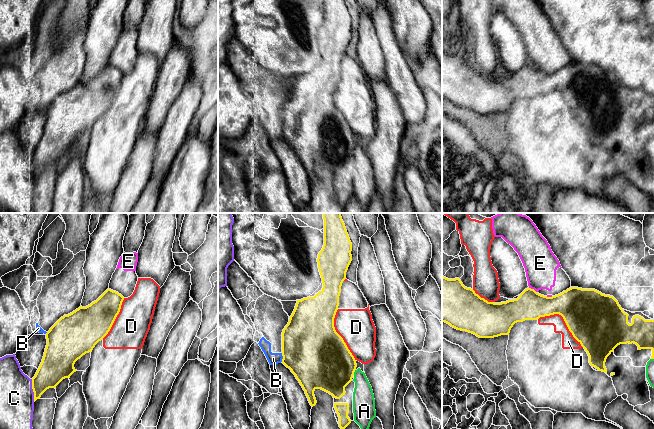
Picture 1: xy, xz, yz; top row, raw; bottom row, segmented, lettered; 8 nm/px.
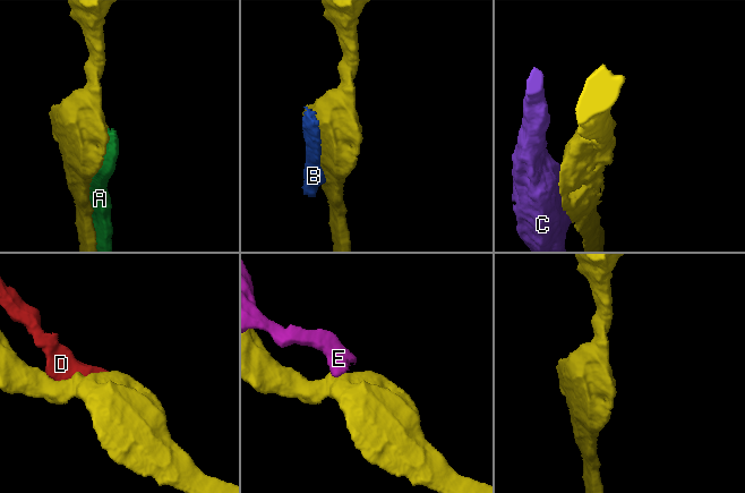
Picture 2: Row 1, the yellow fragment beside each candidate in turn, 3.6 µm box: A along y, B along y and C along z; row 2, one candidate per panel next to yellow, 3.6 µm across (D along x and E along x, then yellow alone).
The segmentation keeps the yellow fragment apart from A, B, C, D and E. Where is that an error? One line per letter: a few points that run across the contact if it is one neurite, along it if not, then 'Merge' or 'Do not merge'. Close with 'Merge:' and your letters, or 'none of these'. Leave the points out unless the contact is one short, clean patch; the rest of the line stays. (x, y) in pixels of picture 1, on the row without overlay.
A: Do not merge
B: Do not merge
C: Do not merge
D: Do not merge
E: Do not merge
Merge: none of these

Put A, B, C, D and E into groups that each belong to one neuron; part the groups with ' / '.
A E / B / C / D

